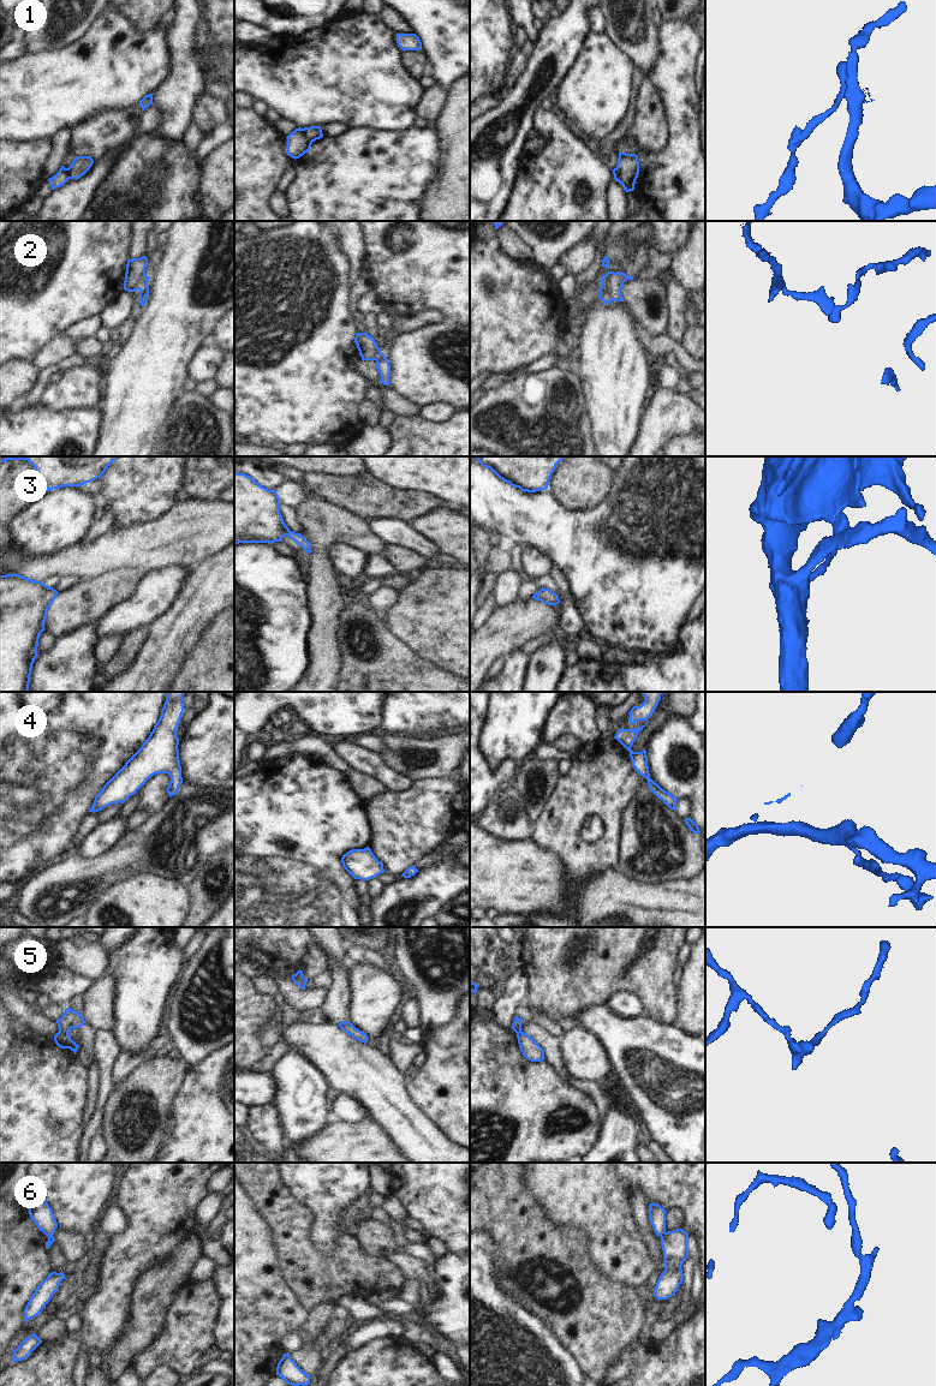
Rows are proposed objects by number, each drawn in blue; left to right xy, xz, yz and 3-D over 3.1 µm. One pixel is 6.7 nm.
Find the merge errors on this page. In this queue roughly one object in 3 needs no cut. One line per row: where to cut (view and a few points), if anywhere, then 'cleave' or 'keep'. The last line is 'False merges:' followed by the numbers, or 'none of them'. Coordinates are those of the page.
1: cut in xz along (302, 129), (313, 141); cleave
2: cut in xy along (145, 275), (139, 290); cleave
3: no cut; keep
4: no cut; keep
5: cut in xy along (59, 1031), (67, 1033); cleave
6: cut in yz along (666, 1232), (661, 1237); cleave
False merges: 1, 2, 5, 6

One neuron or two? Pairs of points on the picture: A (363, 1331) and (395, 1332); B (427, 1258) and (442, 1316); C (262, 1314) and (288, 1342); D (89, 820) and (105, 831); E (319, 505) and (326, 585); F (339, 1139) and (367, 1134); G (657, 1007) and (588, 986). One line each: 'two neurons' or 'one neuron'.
A: one neuron
B: two neurons
C: two neurons
D: two neurons
E: one neuron
F: one neuron
G: one neuron

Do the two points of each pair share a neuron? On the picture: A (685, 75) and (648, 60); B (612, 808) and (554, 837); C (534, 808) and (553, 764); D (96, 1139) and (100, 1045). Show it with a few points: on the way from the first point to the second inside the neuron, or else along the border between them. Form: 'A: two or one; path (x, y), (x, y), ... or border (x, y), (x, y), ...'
A: two; border (660, 36), (660, 58), (650, 76)
B: one; path (597, 807), (584, 807), (568, 823)
C: one; path (541, 798), (547, 784), (547, 775)
D: two; border (99, 1129), (91, 1136), (88, 1149)

